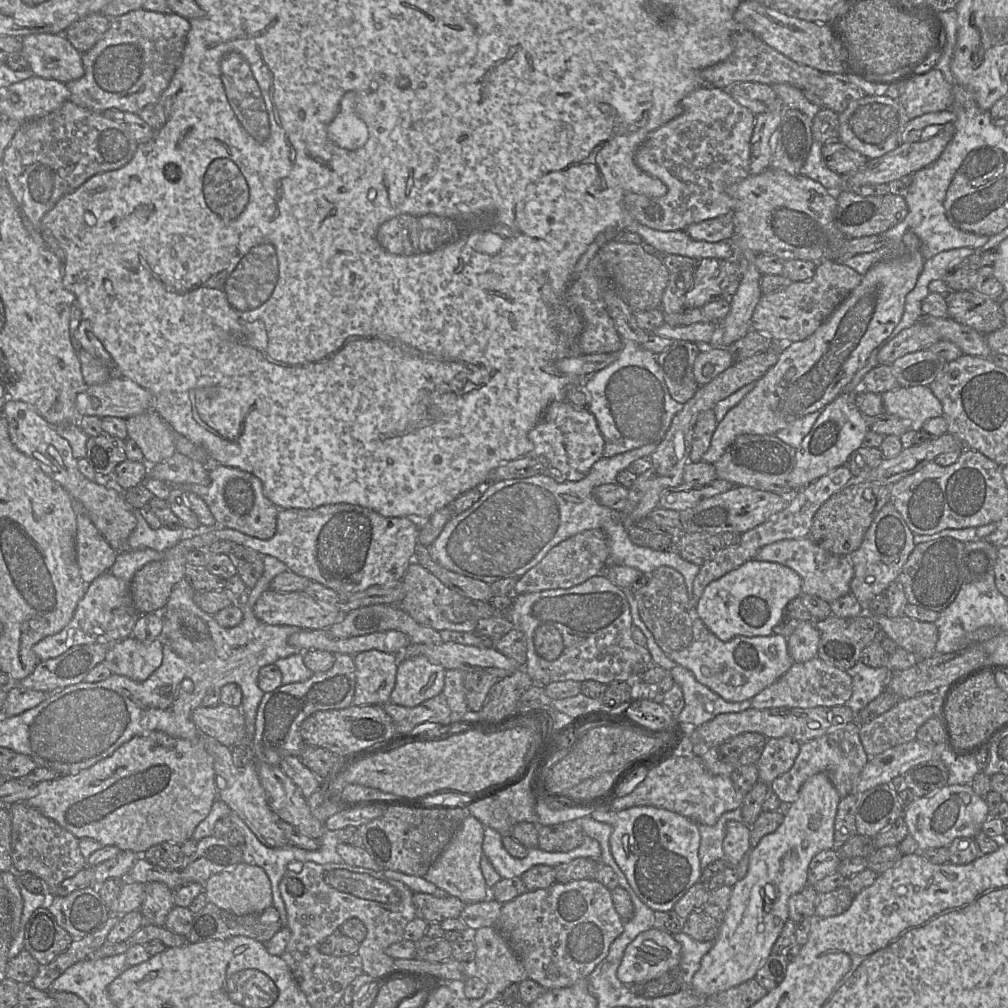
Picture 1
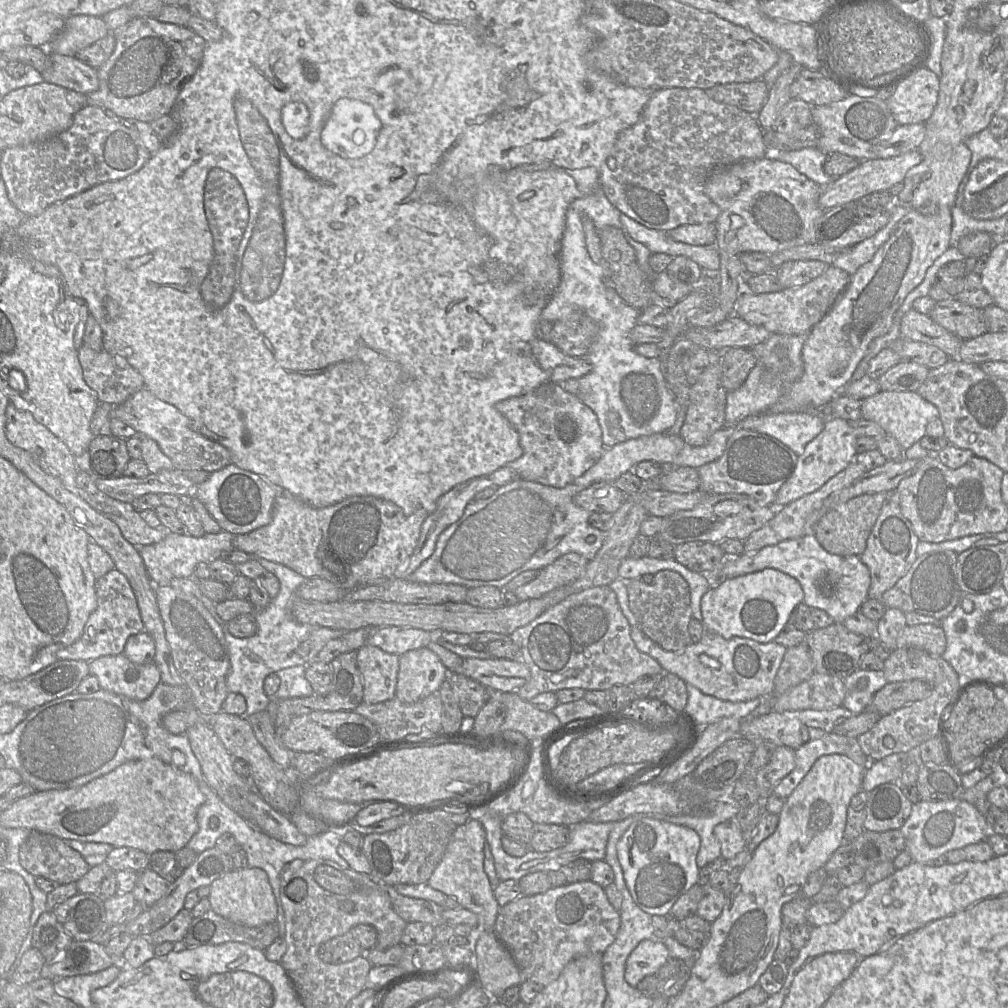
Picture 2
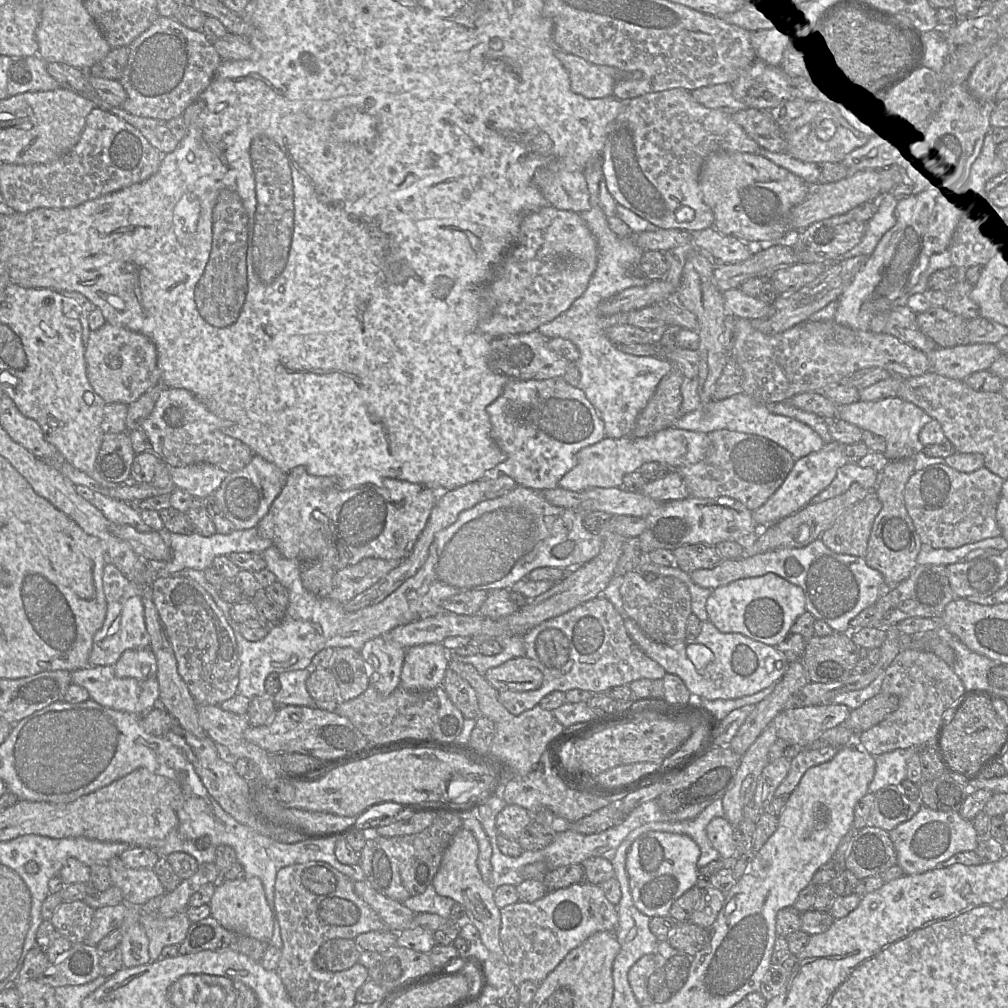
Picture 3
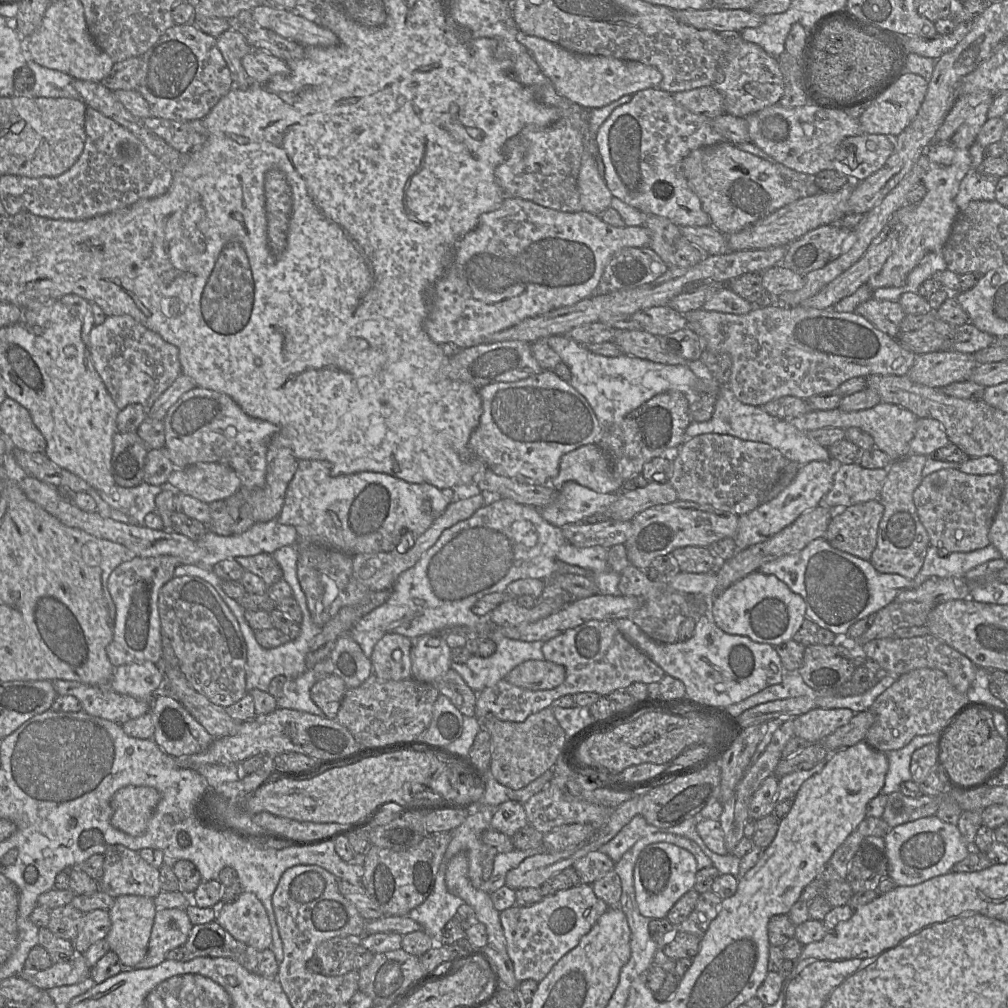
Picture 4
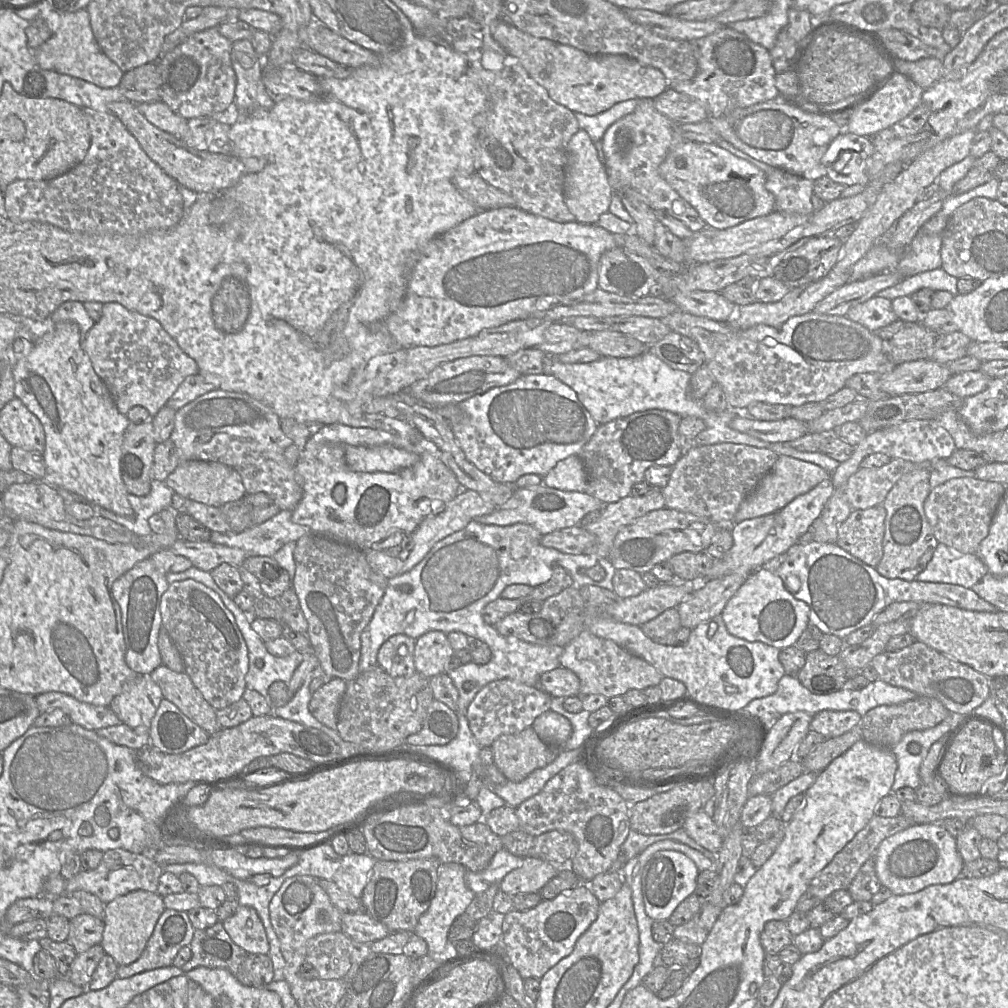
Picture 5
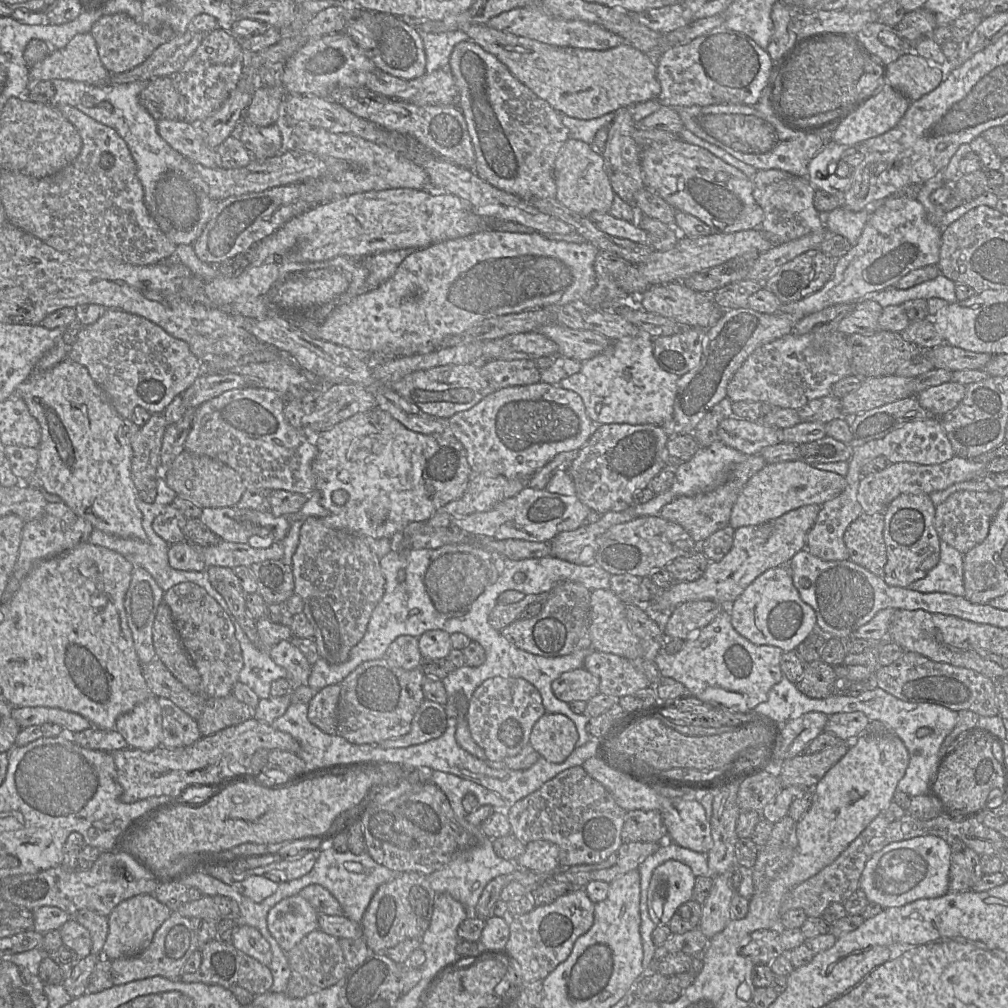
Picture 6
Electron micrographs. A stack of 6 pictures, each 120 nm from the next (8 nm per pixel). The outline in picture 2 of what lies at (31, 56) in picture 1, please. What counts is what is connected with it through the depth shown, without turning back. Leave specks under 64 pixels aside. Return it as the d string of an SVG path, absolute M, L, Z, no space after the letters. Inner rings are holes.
M49 52L51 64L43 72L46 82L88 95L98 89L97 69L82 62L75 56Z

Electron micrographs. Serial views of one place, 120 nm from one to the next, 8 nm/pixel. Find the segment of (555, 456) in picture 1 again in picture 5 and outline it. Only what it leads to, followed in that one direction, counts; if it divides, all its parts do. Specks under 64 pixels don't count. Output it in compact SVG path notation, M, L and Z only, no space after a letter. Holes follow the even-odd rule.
M552 374L520 376L508 385L472 396L461 402L460 406L466 416L461 423L452 426L458 444L471 463L500 483L515 485L526 474L546 476L559 461L571 455L579 455L599 426L579 400L577 393Z

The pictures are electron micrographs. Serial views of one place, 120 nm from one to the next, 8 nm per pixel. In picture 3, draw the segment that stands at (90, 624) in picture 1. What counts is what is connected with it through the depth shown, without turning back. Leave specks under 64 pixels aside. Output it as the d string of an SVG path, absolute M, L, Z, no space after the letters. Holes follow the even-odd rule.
M110 562L104 566L102 585L107 602L107 611L102 627L93 638L93 646L89 656L91 666L115 665L125 650L150 647L150 637L144 618L142 587L130 581Z

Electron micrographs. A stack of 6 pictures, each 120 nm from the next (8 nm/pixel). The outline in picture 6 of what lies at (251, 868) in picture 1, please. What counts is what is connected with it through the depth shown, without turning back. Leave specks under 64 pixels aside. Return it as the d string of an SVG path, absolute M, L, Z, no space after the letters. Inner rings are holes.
M247 924L241 925L233 934L232 944L240 952L269 967L272 960L271 947L256 928Z

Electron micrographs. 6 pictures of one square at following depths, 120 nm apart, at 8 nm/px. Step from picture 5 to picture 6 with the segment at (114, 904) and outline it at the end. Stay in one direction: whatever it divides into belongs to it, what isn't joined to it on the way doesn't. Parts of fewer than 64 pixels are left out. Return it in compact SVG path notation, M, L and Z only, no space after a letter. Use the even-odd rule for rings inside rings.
M140 894L119 903L109 914L108 934L102 956L109 960L129 958L143 952L151 943L157 929L170 916L171 910L154 895Z

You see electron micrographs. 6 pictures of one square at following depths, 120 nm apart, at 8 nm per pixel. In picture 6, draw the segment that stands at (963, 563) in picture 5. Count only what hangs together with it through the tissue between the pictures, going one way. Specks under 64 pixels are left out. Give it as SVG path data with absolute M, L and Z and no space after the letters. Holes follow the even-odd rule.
M940 539L939 562L924 578L911 583L908 588L921 593L941 592L964 596L963 556Z

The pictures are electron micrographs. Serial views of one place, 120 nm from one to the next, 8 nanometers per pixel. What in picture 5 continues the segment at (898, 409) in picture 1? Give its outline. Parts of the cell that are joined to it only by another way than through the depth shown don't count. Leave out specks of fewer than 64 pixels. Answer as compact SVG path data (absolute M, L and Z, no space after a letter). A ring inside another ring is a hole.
M738 413L731 422L731 427L741 433L768 443L786 443L808 432L807 423L792 417L780 420L757 420L744 413Z

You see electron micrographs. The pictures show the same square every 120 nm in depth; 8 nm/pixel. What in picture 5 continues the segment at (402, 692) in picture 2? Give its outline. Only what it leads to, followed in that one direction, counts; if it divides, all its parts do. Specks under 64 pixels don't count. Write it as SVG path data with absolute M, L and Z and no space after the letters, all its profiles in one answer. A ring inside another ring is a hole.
M429 631L416 639L414 663L416 672L431 678L446 673L446 663L454 654L448 635L442 631Z

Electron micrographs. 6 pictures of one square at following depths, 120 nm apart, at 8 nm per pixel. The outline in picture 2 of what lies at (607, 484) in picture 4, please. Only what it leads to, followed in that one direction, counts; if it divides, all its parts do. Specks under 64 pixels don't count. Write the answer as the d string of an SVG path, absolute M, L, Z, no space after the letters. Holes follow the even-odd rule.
M742 421L735 425L725 425L720 430L717 430L703 446L691 446L685 442L680 434L667 432L626 440L613 447L606 448L599 460L572 483L580 486L590 486L598 482L613 483L623 473L633 470L633 468L642 461L656 462L662 467L687 466L698 468L717 460L723 454L730 435L735 430L742 429L742 427L740 427L741 422Z

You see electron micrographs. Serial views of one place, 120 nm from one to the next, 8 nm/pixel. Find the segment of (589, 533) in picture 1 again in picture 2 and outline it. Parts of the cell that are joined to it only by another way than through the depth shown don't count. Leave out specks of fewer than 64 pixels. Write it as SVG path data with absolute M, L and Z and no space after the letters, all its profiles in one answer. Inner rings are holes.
M576 552L562 555L539 570L536 578L518 587L514 593L520 601L535 599L577 579L585 570L588 559Z

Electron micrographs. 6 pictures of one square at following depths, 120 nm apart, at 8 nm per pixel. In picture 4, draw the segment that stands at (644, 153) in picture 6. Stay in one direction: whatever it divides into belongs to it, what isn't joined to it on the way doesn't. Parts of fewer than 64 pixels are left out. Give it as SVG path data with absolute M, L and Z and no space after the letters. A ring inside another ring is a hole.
M728 142L693 150L683 159L682 171L690 188L700 199L703 210L710 217L710 224L726 236L744 229L802 197L802 192L789 186L772 163L742 151Z

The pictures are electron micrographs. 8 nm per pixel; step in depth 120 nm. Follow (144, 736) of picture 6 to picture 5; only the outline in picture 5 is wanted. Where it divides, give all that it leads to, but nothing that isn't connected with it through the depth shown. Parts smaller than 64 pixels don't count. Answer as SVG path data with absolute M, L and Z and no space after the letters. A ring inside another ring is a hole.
M138 675L114 697L110 708L120 721L137 733L149 733L151 721L163 699L161 688L150 675Z

